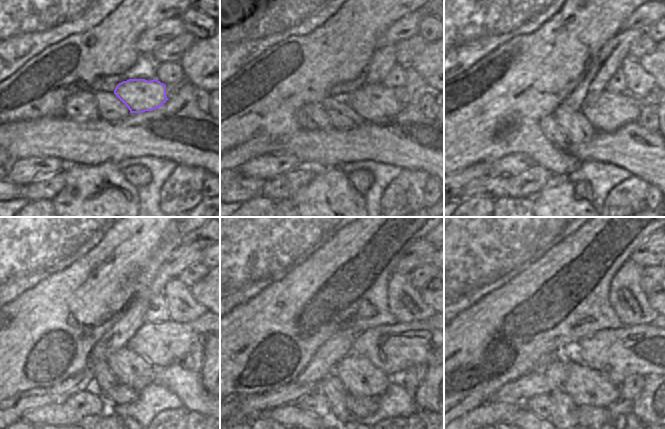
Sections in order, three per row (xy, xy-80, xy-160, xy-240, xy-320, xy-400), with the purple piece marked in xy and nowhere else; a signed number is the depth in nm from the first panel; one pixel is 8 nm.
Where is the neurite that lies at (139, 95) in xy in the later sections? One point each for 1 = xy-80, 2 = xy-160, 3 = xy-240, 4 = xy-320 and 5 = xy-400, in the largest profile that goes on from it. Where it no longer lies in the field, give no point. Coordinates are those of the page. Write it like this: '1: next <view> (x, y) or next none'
1: next xy-80 (372, 102)
2: next xy-160 (611, 111)
3: next xy-240 (161, 344)
4: next xy-320 (391, 348)
5: next xy-400 (616, 354)

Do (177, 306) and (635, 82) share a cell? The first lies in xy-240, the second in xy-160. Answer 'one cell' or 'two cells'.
one cell

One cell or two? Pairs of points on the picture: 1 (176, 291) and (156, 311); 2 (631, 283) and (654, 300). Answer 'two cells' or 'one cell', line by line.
1: two cells
2: two cells

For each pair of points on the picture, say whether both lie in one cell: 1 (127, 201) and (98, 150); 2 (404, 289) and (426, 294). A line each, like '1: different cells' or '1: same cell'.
1: different cells
2: different cells

